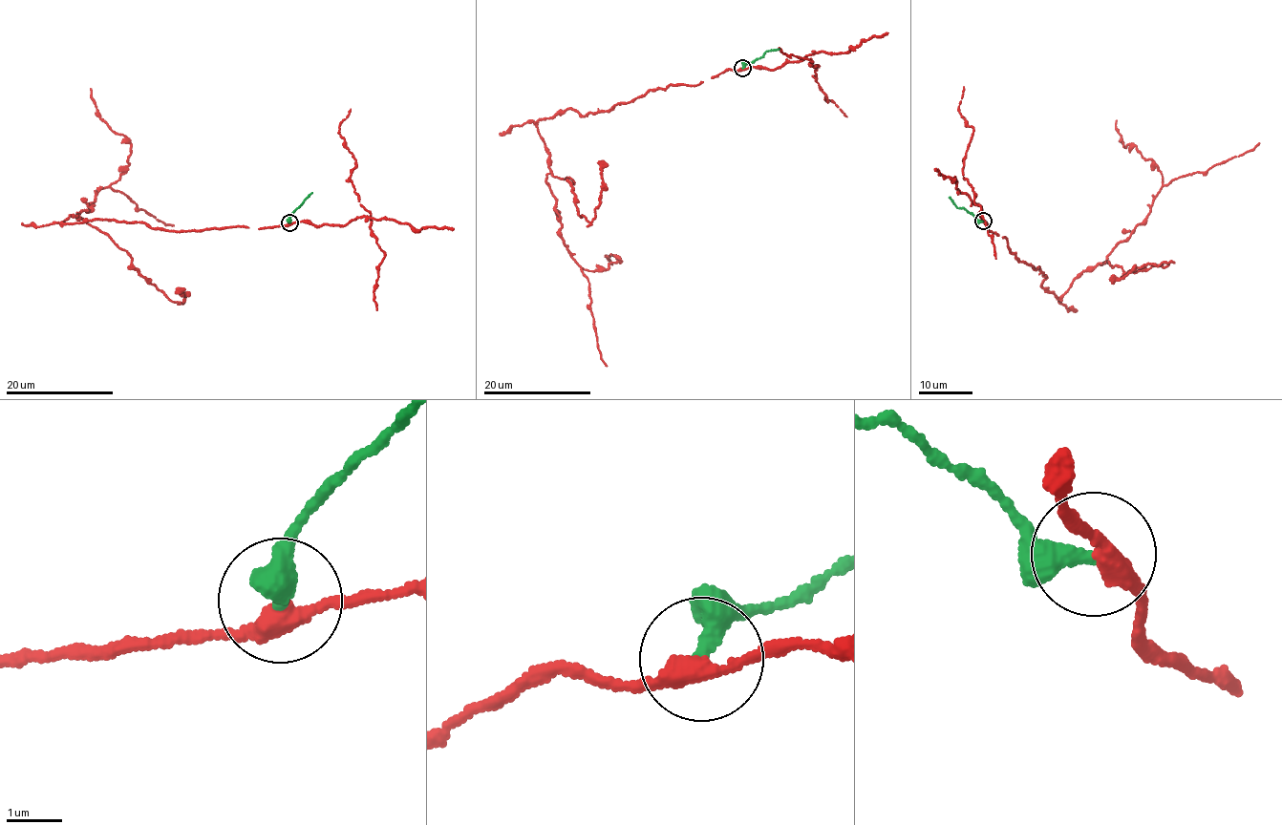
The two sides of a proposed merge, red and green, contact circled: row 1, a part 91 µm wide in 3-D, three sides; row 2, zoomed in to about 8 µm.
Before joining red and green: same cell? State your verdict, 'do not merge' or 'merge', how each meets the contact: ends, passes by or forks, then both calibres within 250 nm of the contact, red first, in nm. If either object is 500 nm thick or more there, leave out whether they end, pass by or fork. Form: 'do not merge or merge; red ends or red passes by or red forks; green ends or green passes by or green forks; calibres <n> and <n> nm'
do not merge; red passes by; green ends; calibres 320 and 360 nm

